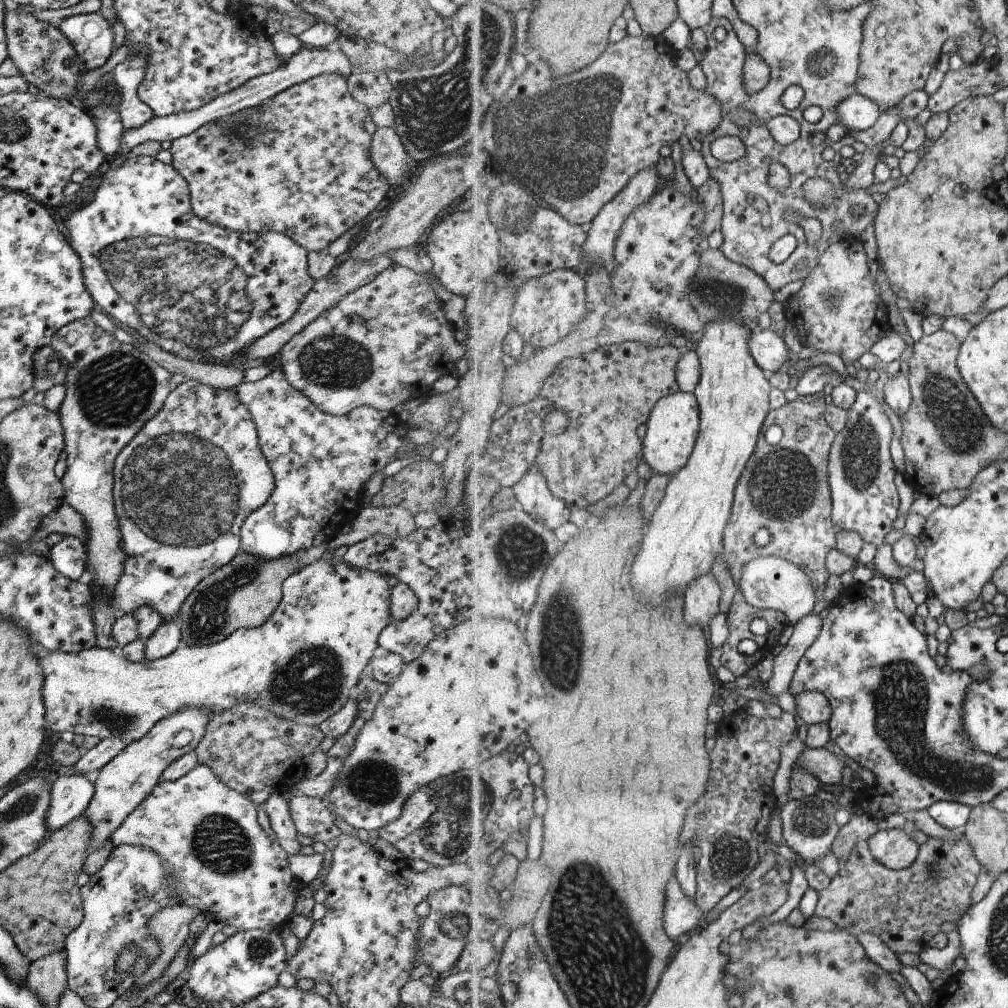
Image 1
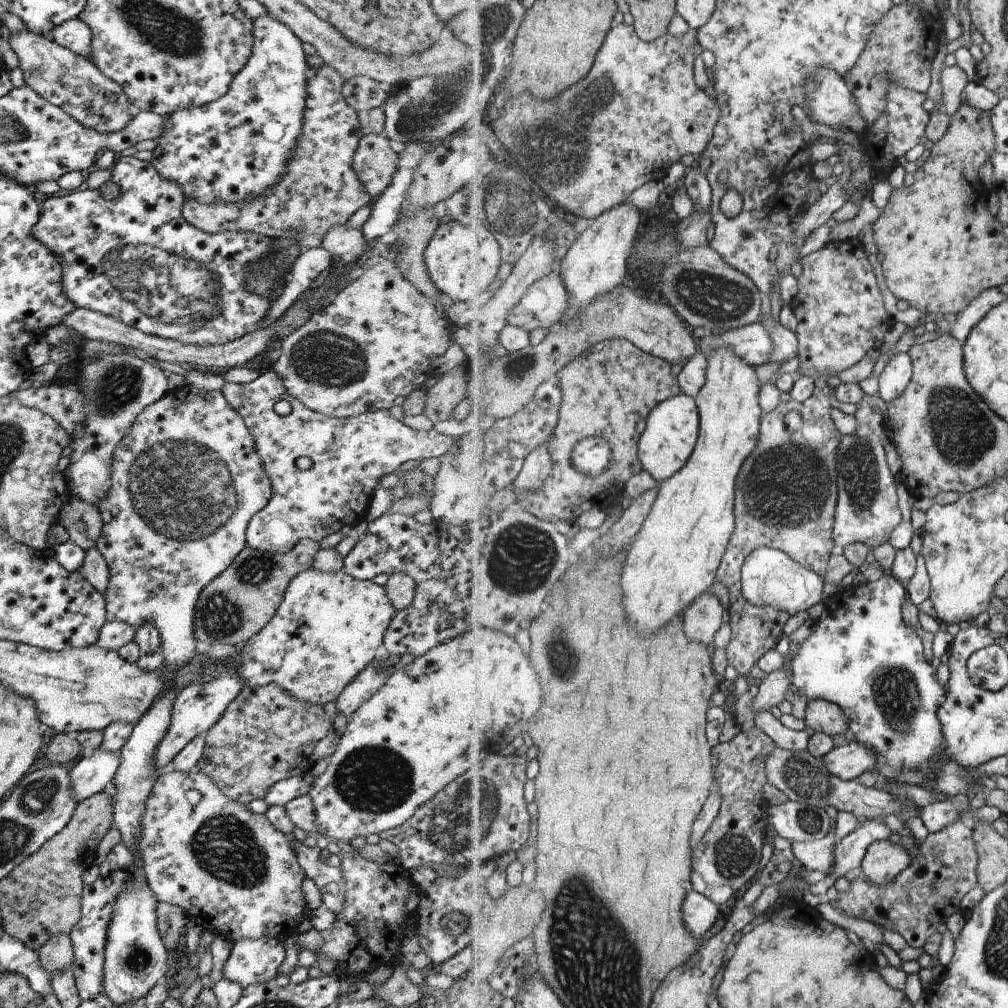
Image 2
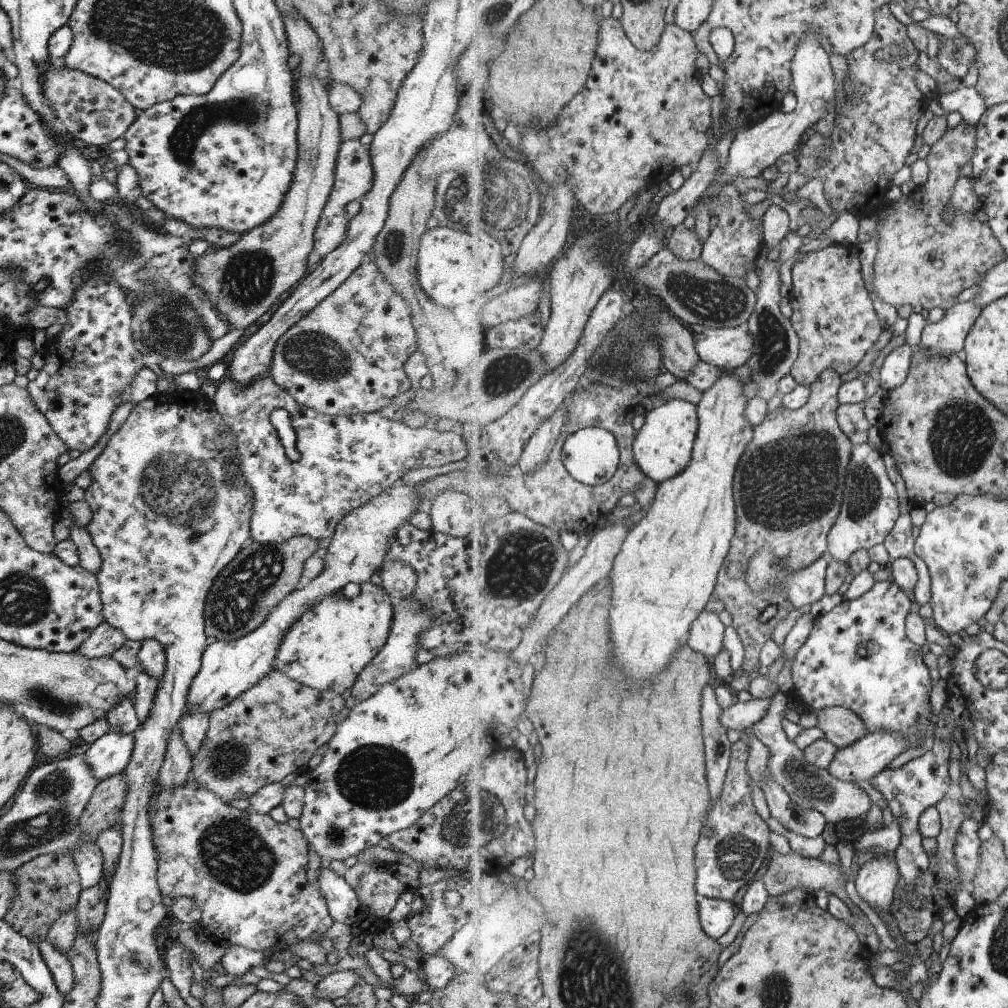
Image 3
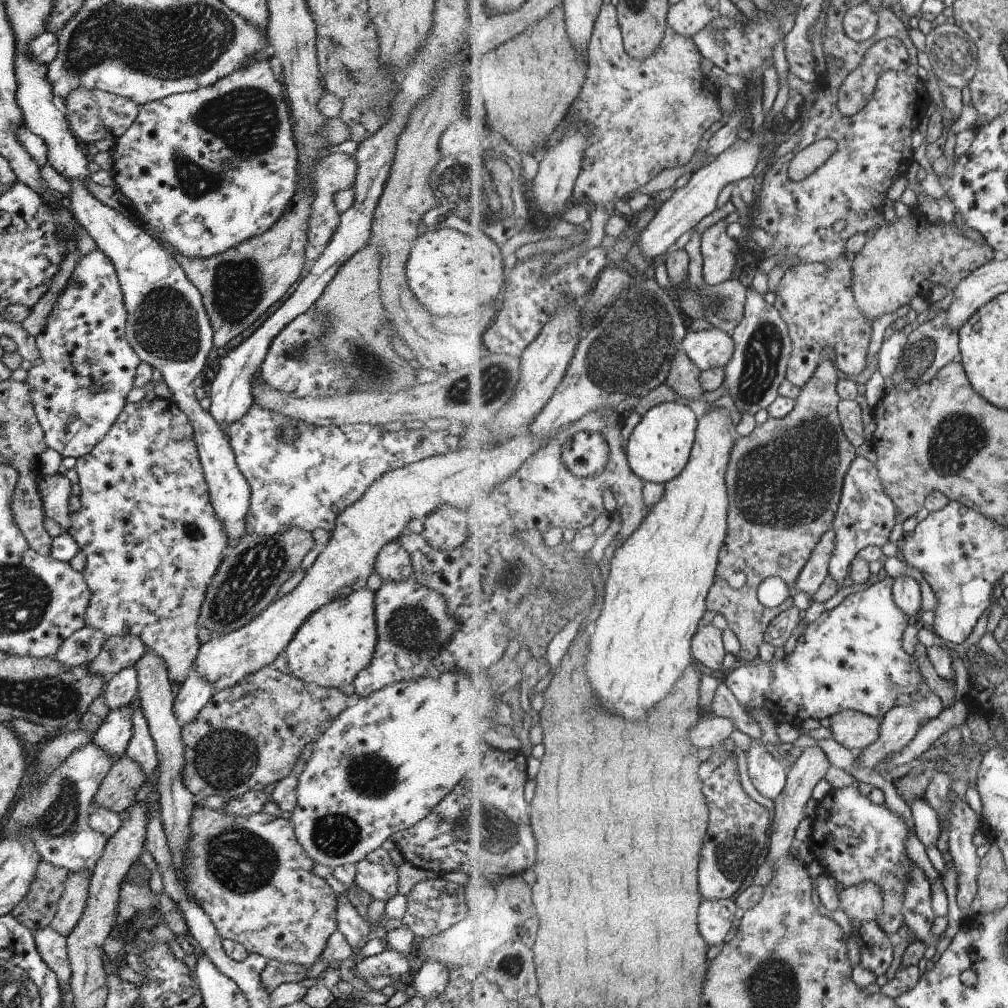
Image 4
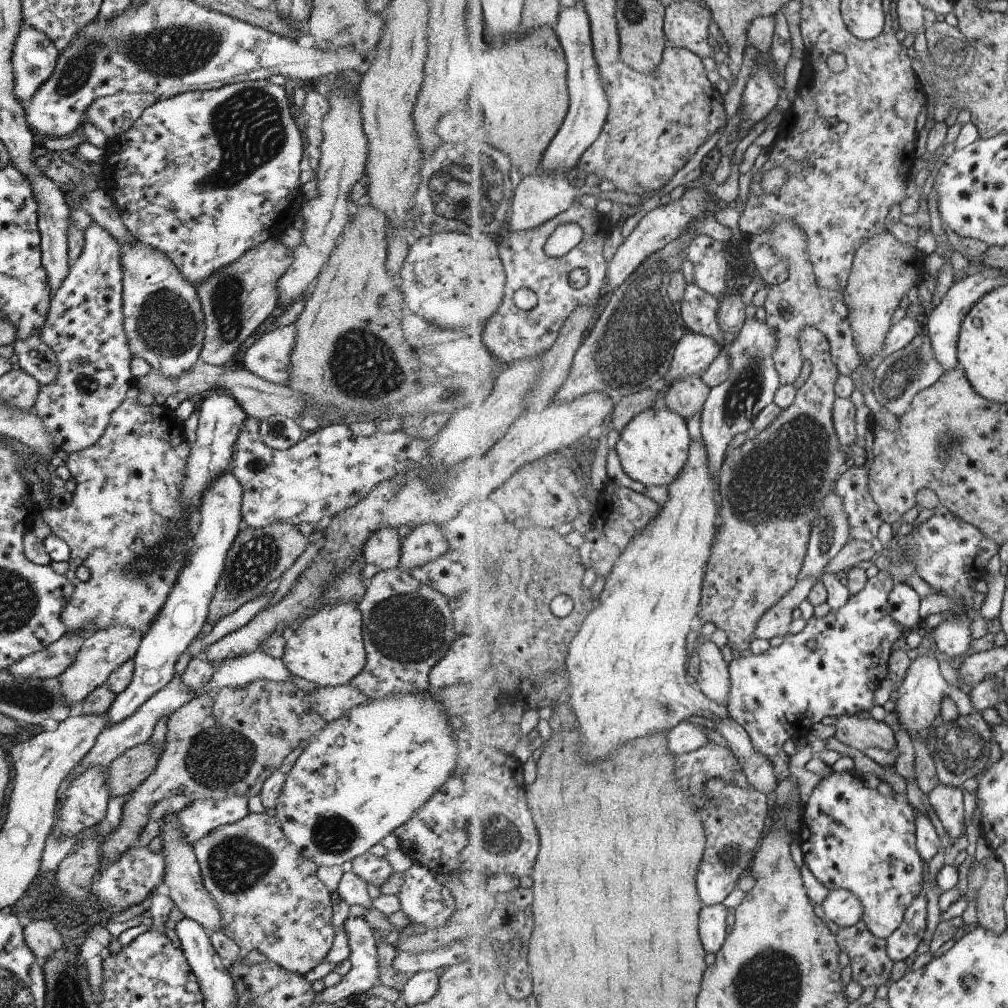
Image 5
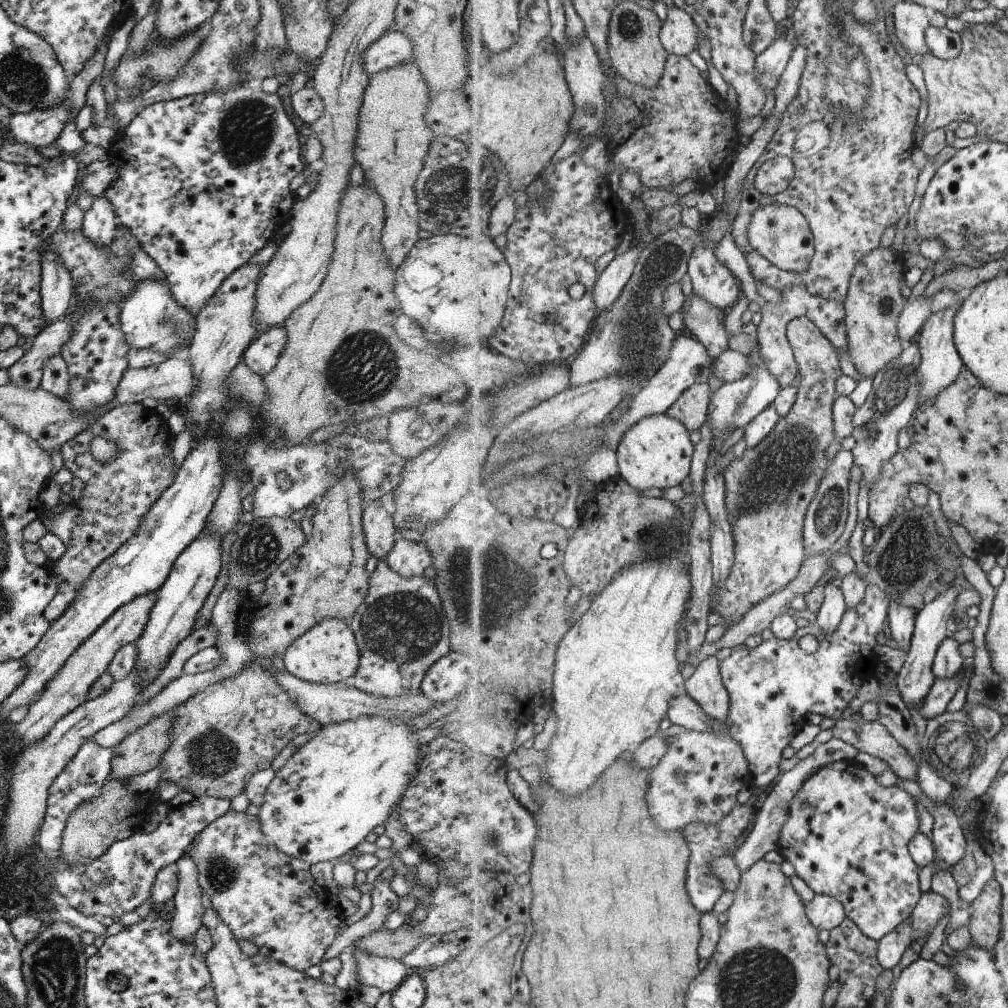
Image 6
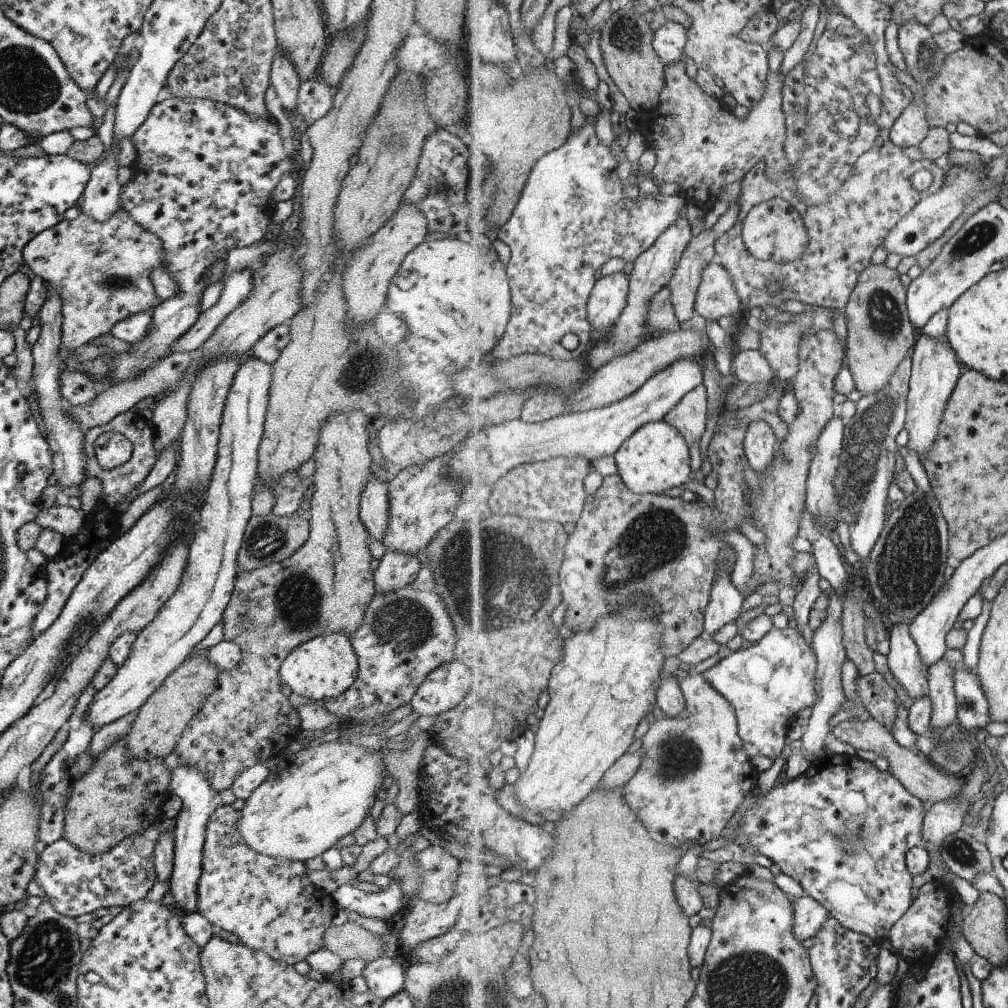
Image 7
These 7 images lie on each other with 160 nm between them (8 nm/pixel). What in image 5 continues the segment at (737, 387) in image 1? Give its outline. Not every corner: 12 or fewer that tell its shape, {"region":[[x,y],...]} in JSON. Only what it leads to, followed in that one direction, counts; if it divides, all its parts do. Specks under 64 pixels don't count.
{"region":[[701,434],[574,636],[565,699],[609,756],[693,716],[719,529]]}

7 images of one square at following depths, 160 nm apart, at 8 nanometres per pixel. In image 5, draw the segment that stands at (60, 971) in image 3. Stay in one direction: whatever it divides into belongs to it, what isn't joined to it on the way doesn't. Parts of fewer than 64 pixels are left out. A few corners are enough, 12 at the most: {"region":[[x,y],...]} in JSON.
{"region":[[34,920],[22,928],[25,944],[42,965],[63,940],[55,926]]}

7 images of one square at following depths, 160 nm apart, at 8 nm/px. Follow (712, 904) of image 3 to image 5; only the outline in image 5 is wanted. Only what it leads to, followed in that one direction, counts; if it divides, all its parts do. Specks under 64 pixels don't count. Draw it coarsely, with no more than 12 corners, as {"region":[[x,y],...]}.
{"region":[[725,903],[702,910],[701,936],[706,952],[718,953],[727,938]]}

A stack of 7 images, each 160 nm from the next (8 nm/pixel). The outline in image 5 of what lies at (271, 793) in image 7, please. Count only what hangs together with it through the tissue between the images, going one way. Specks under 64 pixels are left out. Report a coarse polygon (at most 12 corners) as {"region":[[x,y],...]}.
{"region":[[444,693],[325,723],[274,817],[317,867],[367,853],[458,766]]}

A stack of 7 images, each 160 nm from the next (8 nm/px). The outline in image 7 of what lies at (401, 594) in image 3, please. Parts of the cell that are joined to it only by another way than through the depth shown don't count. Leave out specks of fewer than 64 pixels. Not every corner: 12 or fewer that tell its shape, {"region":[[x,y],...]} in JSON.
{"region":[[370,474],[358,517],[380,542],[388,521],[388,487]]}

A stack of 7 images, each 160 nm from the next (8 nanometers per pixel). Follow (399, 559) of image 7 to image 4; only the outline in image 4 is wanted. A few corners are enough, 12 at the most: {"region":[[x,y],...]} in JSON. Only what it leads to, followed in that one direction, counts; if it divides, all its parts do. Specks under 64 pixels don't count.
{"region":[[443,505],[423,520],[420,535],[434,549],[466,540],[465,512]]}

